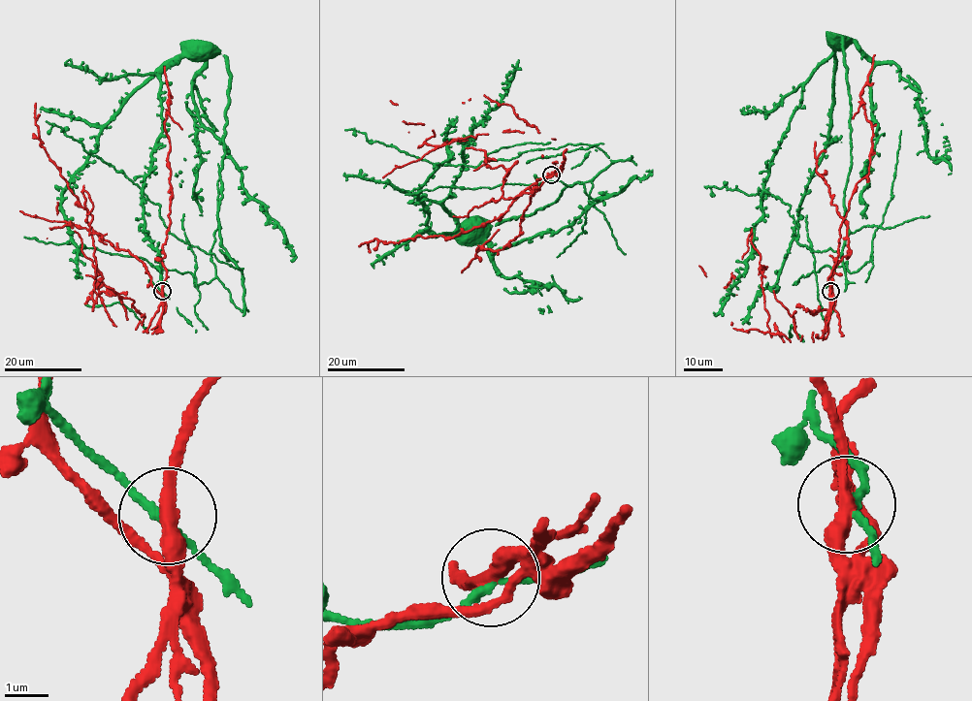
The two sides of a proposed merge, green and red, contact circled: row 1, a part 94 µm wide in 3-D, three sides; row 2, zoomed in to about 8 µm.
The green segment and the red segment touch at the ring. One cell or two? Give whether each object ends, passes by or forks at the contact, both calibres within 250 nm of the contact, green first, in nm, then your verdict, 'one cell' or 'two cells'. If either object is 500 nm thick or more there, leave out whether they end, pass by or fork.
green passes by; red passes by; calibres 160 and 340 nm; two cells

